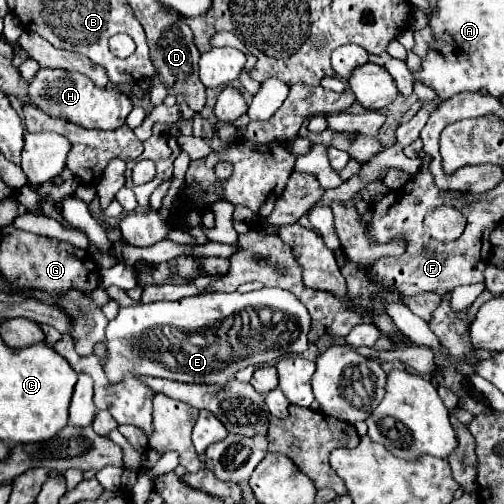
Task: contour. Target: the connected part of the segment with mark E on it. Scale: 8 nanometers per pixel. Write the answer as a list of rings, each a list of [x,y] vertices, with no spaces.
[[[260,289],[250,293],[200,293],[178,301],[162,301],[134,307],[120,307],[118,315],[106,325],[108,359],[104,363],[106,377],[116,383],[130,375],[152,375],[182,383],[226,385],[234,375],[248,367],[262,367],[290,353],[304,353],[308,347],[310,313],[308,309],[284,289]]]

